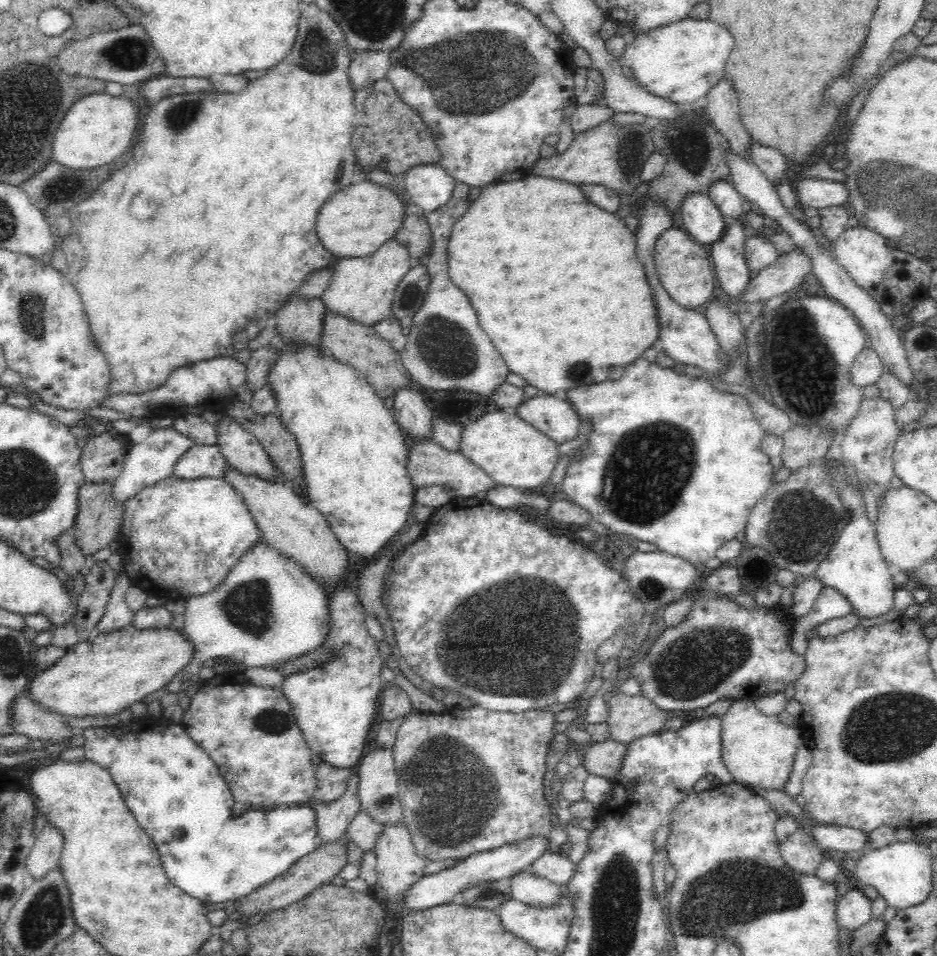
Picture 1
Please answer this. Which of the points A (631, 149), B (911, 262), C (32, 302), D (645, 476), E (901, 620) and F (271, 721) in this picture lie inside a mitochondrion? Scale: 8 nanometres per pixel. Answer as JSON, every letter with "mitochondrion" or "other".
{"A":"mitochondrion","B":"mitochondrion","C":"mitochondrion","D":"mitochondrion","E":"other","F":"mitochondrion"}

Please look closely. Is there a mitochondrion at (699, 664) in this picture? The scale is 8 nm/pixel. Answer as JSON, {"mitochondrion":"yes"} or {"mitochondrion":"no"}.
{"mitochondrion":"yes"}

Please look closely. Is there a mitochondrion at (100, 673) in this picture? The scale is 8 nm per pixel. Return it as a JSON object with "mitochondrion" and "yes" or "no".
{"mitochondrion":"no"}

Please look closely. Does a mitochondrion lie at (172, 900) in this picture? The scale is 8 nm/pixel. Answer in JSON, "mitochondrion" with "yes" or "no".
{"mitochondrion":"no"}

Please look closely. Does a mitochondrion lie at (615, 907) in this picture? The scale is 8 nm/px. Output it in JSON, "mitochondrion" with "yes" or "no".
{"mitochondrion":"yes"}

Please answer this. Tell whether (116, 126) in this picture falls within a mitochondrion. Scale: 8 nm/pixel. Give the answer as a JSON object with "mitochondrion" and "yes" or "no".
{"mitochondrion":"no"}

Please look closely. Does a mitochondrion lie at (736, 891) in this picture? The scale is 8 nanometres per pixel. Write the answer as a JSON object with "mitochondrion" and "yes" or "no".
{"mitochondrion":"yes"}

